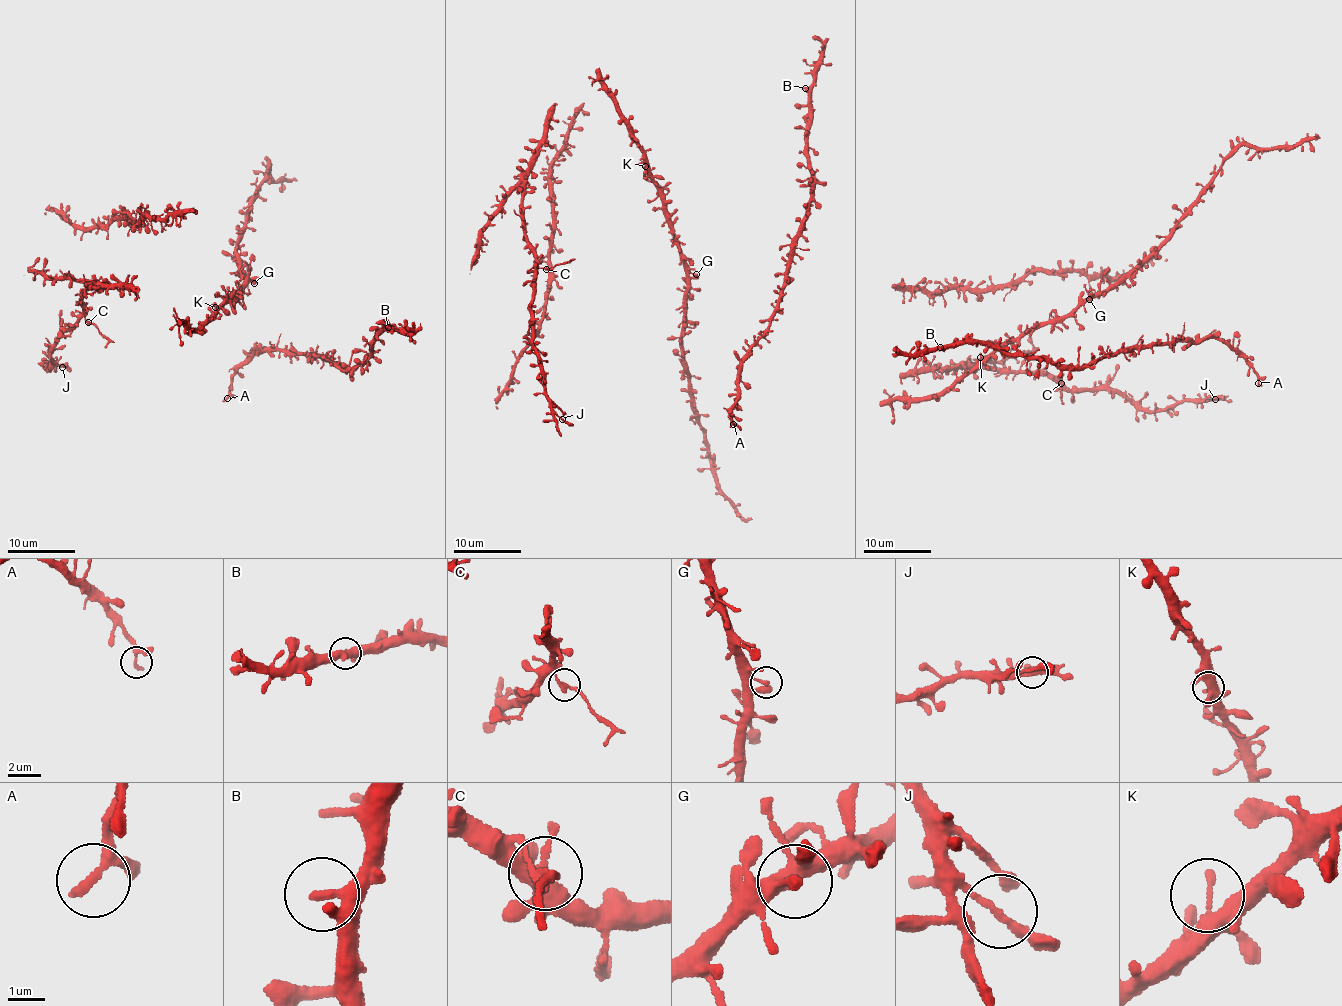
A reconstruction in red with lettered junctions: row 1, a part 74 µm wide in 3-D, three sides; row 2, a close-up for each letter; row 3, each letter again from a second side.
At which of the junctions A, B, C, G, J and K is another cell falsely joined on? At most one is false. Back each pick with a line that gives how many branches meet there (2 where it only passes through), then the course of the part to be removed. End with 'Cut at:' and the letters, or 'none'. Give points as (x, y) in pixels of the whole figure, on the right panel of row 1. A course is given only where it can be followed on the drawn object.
C: branches 2; course (1061, 383), (1063, 404)
Cut at: C

